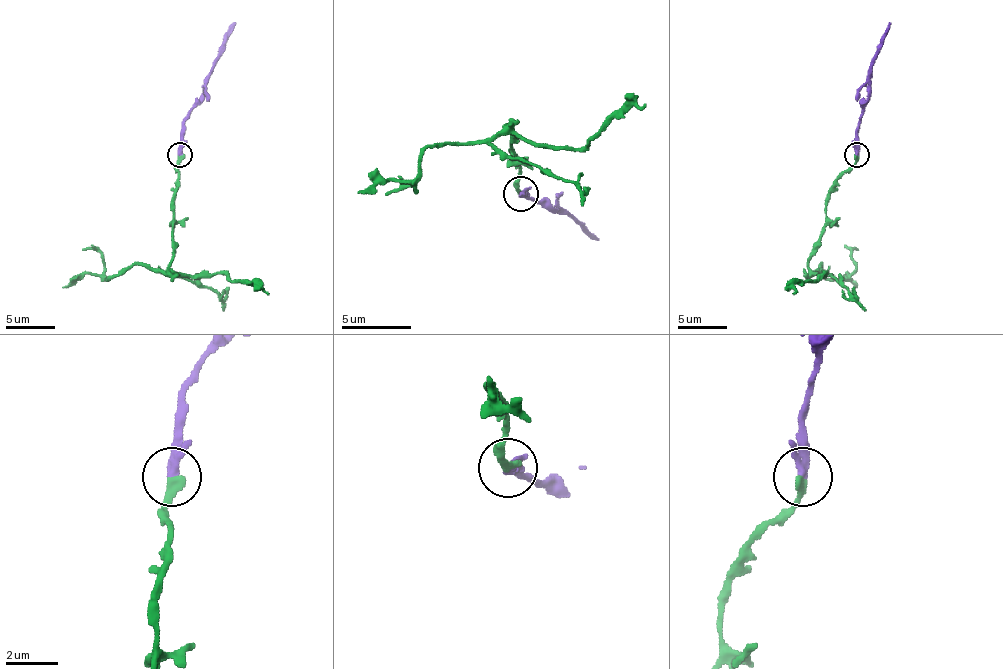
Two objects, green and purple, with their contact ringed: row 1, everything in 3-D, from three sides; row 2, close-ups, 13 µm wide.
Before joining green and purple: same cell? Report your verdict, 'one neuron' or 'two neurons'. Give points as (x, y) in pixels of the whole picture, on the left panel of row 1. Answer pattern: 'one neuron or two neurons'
one neuron

